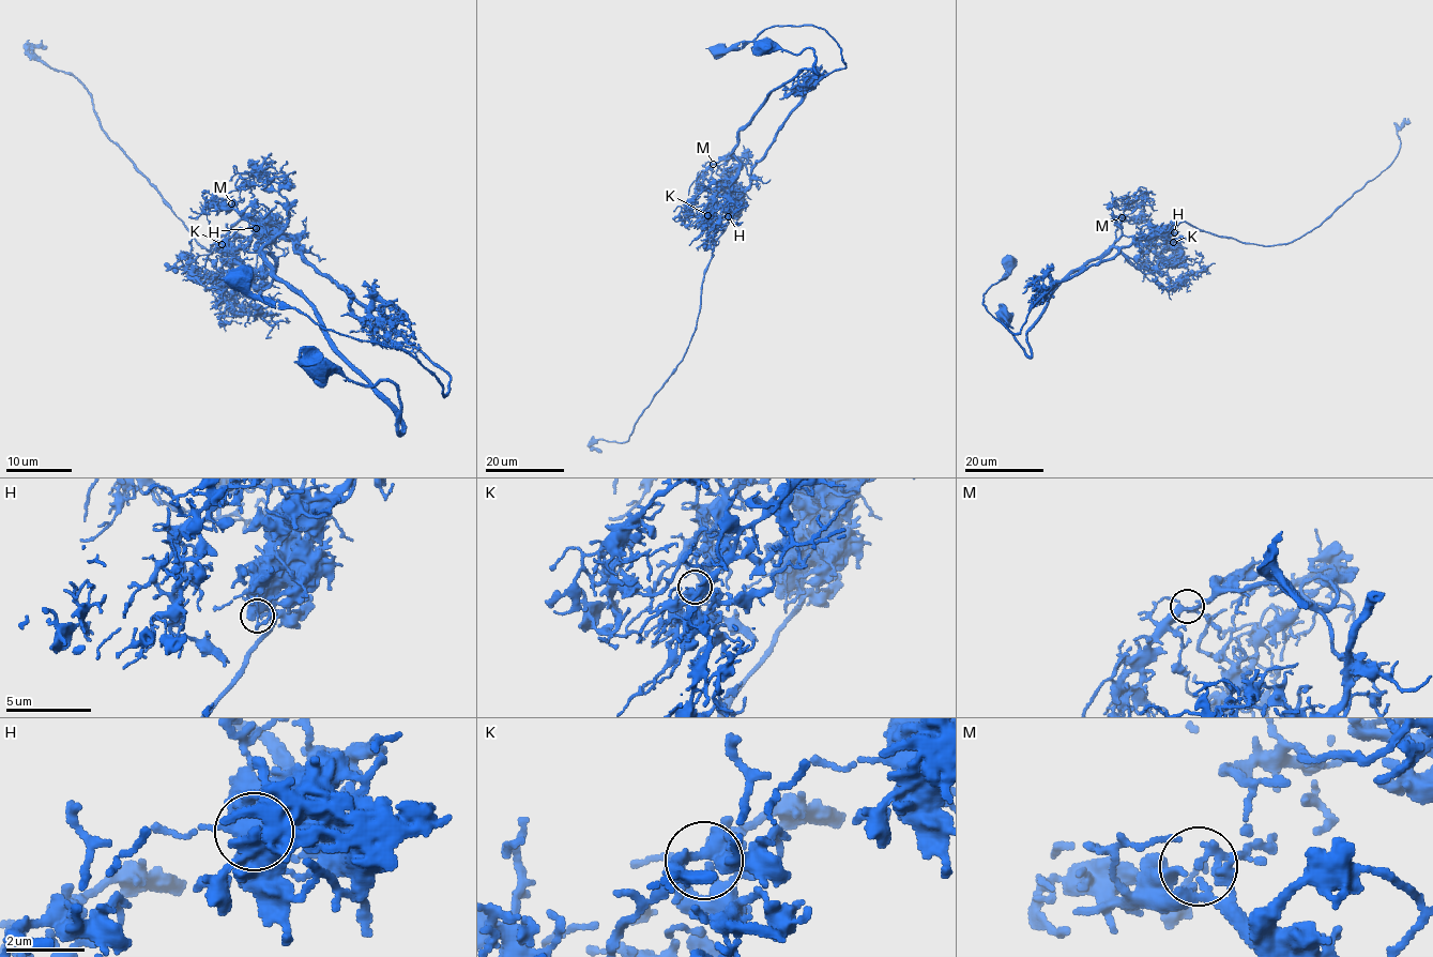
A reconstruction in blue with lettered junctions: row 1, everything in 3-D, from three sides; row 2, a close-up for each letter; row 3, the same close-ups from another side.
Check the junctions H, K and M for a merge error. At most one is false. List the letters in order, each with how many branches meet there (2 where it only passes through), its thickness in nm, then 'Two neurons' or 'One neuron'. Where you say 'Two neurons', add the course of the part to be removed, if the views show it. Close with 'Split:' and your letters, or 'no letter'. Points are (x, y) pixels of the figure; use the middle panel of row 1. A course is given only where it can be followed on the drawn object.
H: Branches: 2. Thickness 160 nm. Two neurons. Course of the part to remove: (728, 217), (778, 126), (802, 96), (845, 63), (841, 47), (816, 26), (767, 28), (750, 41), (705, 48)
K: Branches: 2. Thickness 200 nm. One neuron
M: Branches: 3. Thickness 130 nm. One neuron
Split: H

